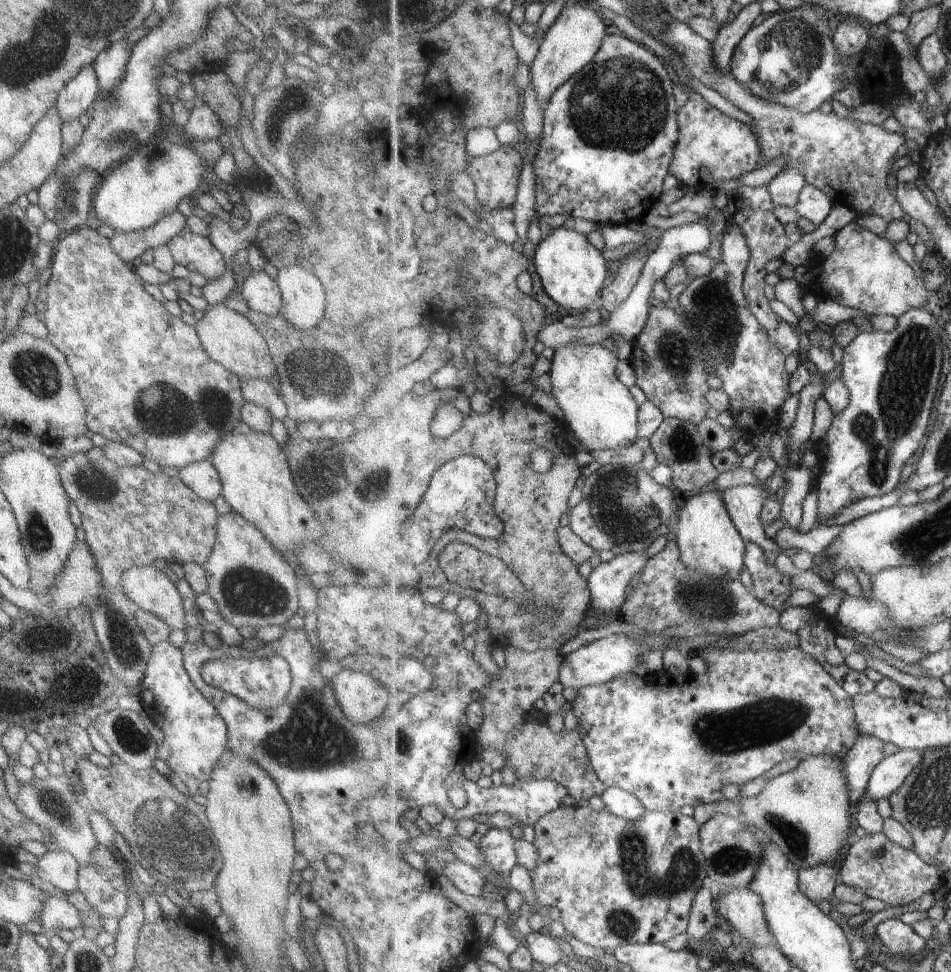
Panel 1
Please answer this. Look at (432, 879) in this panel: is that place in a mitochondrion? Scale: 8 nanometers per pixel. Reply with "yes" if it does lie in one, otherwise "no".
no

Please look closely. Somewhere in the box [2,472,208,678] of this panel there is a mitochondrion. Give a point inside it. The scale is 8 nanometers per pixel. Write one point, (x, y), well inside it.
(38, 536)

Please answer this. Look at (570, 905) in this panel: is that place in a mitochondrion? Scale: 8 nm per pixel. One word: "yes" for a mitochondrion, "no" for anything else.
no

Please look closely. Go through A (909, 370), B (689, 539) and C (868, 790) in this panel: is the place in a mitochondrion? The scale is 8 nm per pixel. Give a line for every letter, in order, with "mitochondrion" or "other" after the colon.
A: mitochondrion
B: other
C: other

